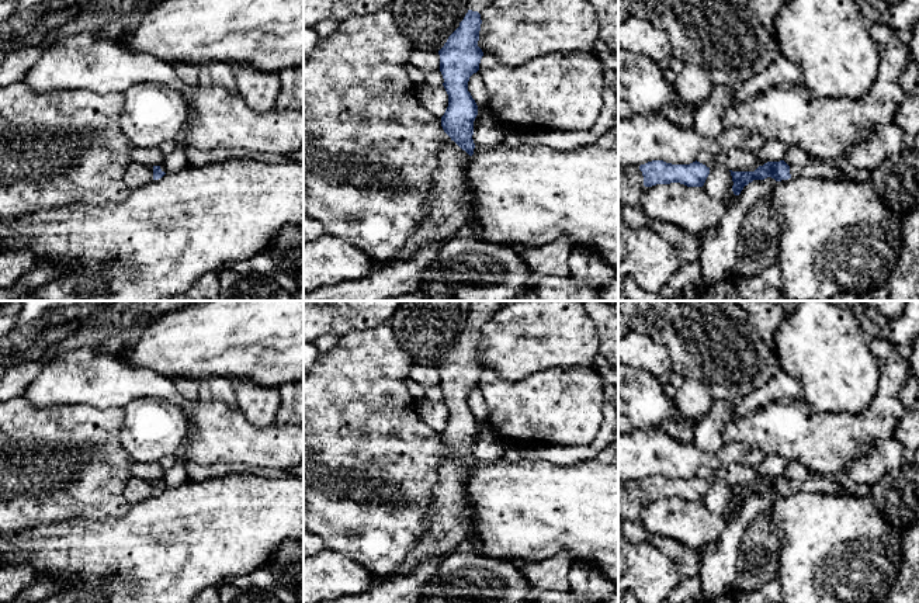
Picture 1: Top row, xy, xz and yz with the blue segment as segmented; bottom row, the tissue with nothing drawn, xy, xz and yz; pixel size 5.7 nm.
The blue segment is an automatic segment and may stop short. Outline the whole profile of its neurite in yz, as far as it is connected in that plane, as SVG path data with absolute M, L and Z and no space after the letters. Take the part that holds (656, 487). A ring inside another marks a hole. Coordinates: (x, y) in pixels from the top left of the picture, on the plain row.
M652 475L645 479L630 479L618 484L618 523L628 519L641 526L642 509L646 502L680 498L687 502L703 502L710 482L700 476L672 479Z

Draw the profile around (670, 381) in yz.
M670 371L659 378L659 381L663 387L663 391L667 394L667 396L672 401L674 399L674 395L676 395L679 387L682 385L683 380L684 378L674 371Z

